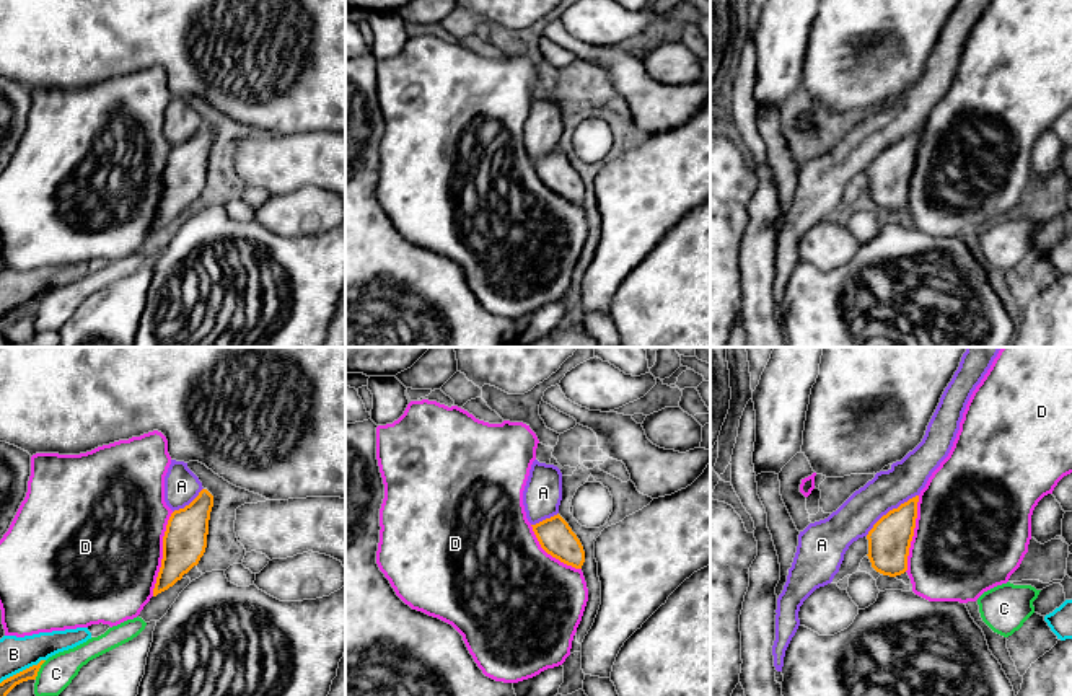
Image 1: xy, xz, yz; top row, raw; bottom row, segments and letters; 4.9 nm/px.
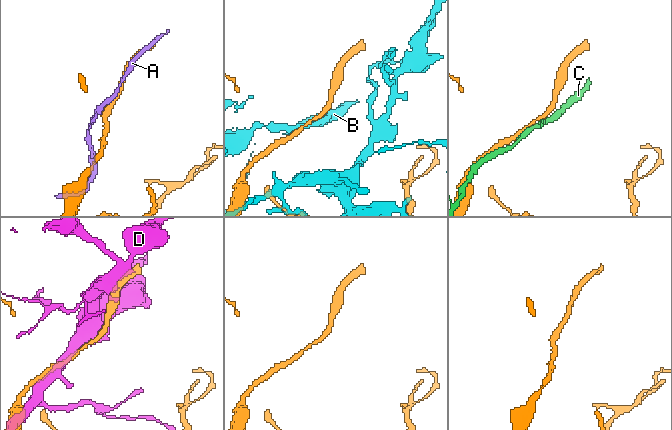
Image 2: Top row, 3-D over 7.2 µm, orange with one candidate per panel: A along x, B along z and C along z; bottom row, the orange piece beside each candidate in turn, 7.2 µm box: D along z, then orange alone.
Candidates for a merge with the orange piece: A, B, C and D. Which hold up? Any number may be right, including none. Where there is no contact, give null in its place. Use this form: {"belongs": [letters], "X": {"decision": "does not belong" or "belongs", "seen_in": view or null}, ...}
{"belongs": ["A"], "A": {"decision": "belongs", "seen_in": "yz"}, "B": {"decision": "does not belong", "seen_in": "xy"}, "C": {"decision": "does not belong", "seen_in": "xy"}, "D": {"decision": "does not belong", "seen_in": "xy"}}

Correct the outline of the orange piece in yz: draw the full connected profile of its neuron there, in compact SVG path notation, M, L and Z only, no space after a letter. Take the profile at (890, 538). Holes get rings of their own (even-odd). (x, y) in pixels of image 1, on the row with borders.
M966 347L922 442L888 471L876 473L828 518L800 531L787 582L777 598L772 645L777 672L782 672L785 650L800 626L800 606L816 588L833 582L854 541L868 540L867 556L876 572L896 577L907 570L919 494L948 456L966 404L1000 349Z

